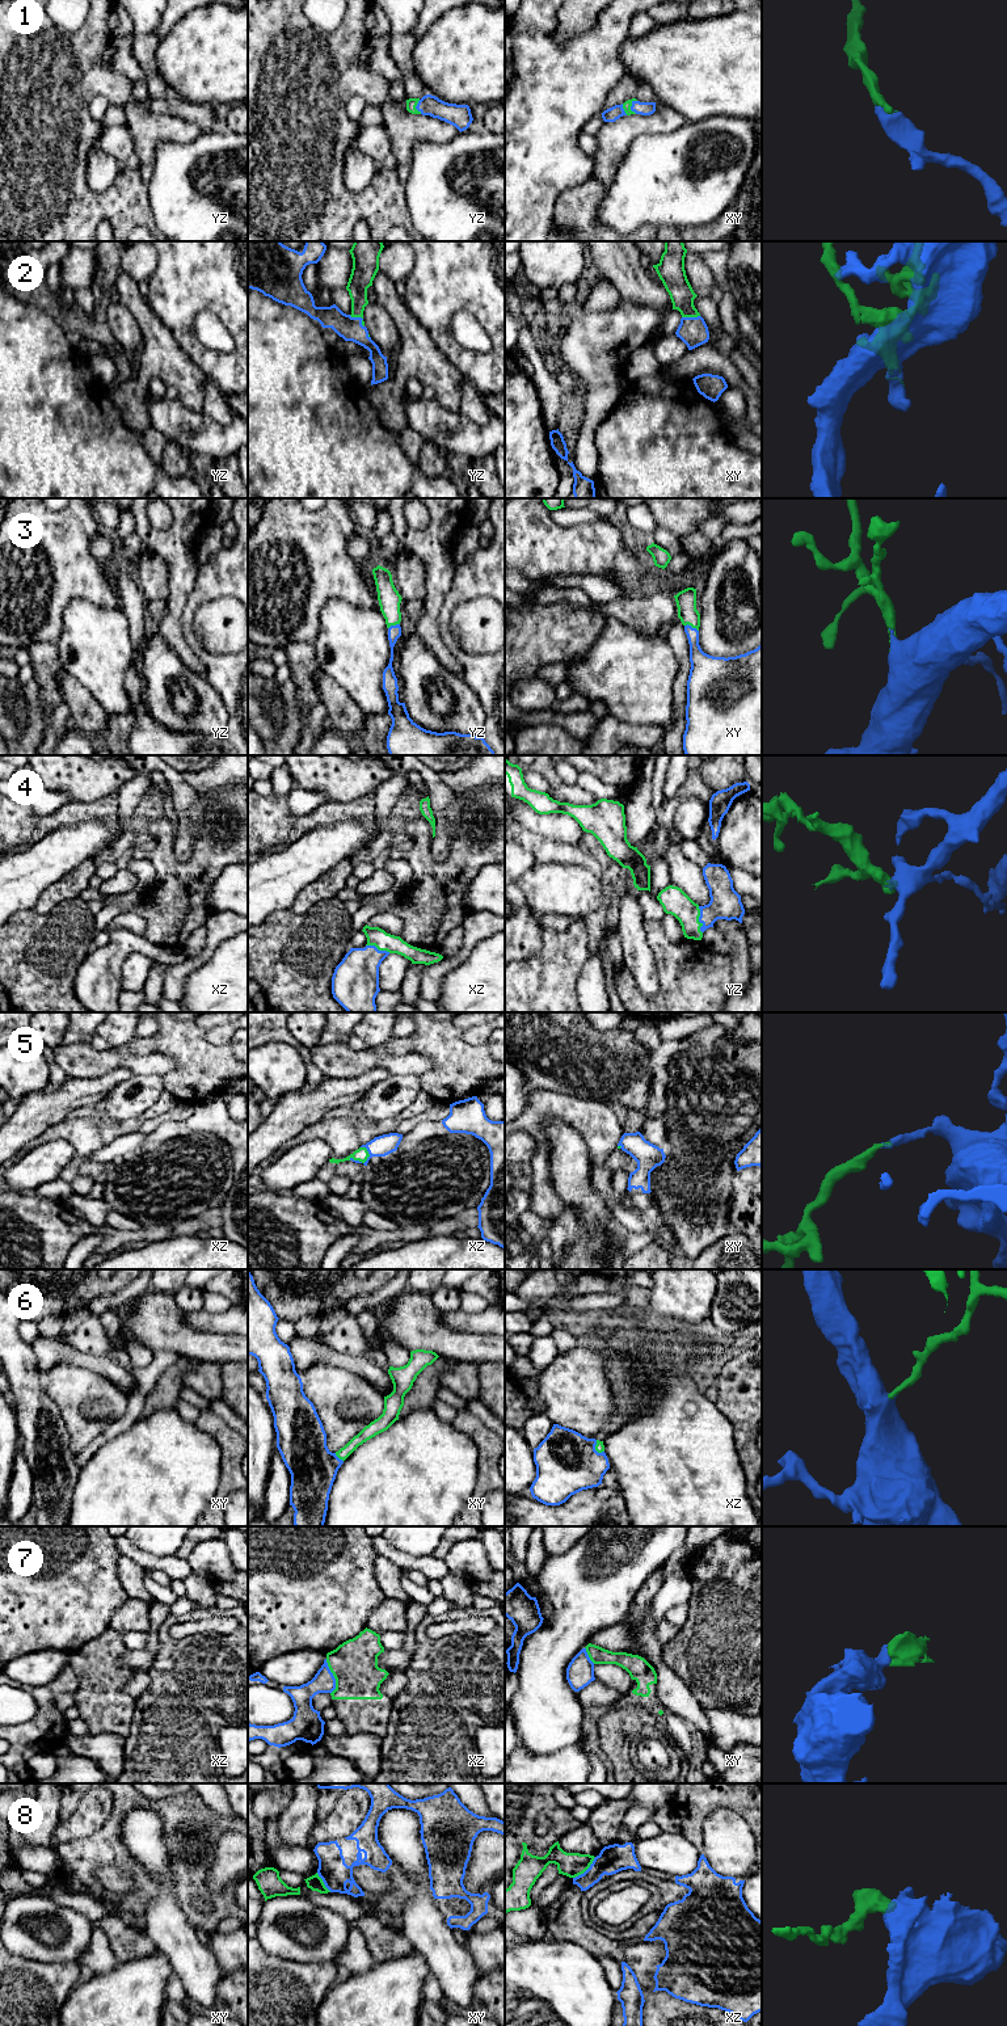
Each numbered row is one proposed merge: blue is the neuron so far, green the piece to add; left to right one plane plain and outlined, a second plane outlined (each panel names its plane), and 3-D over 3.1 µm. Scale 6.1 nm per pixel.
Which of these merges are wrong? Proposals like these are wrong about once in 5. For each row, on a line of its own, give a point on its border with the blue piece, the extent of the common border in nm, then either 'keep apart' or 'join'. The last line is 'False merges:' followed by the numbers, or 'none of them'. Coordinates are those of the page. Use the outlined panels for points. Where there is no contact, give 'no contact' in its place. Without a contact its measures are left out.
1: meets blue in xy at (631, 108); contact 90 nm long; join
2: meets blue in yz at (359, 317); contact 120 nm long; join
3: meets blue in xy at (691, 627); contact 100 nm long; join
4: meets blue in yz at (699, 919); contact 170 nm long; join
5: meets blue in xz at (359, 1162); contact 140 nm long; join
6: meets blue in xy at (337, 1457); contact 80 nm long; join
7: meets blue in xz at (333, 1676); contact 220 nm long; keep apart
8: meets blue in xz at (586, 1870); contact 190 nm long; keep apart
False merges: 7, 8

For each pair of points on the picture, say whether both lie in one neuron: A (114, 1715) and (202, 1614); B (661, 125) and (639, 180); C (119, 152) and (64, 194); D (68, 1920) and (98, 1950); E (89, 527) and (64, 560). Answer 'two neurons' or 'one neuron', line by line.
A: two neurons
B: two neurons
C: two neurons
D: two neurons
E: two neurons

